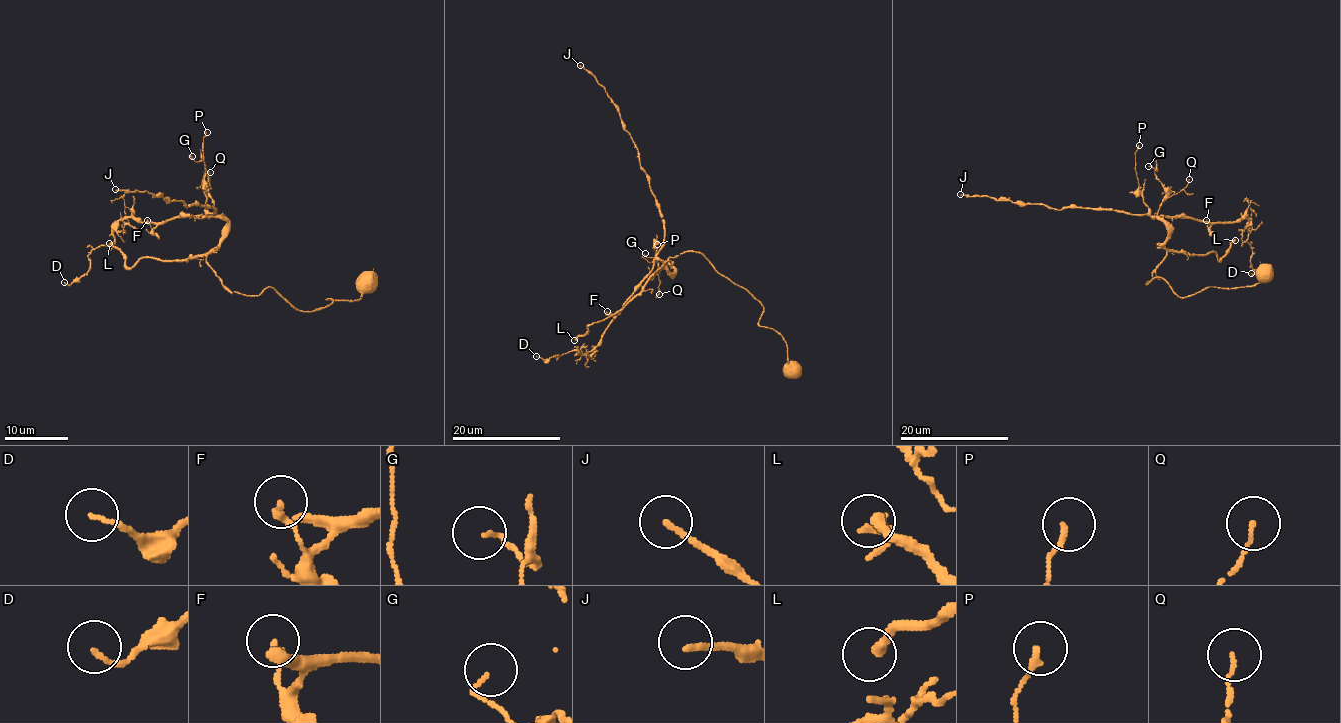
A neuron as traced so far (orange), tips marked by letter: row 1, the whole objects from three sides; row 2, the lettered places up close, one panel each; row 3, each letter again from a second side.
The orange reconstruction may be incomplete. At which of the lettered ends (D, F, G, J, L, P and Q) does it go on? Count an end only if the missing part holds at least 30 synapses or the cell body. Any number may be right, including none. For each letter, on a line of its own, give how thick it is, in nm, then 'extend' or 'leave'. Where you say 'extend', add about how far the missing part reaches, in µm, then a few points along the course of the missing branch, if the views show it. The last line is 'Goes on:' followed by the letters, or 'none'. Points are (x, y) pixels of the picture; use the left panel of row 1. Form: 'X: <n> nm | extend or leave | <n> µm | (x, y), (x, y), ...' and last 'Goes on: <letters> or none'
D: 110 nm | leave
F: 160 nm | leave
G: 100 nm | leave
J: 180 nm | leave
L: 200 nm | extend | 35 µm | (109, 243), (111, 235), (103, 226), (71, 231), (58, 216), (34, 212), (23, 184), (2, 202)
P: 150 nm | leave
Q: 100 nm | leave
Goes on: L

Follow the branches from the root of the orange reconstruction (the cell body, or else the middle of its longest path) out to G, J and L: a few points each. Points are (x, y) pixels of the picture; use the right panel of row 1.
G: (1265, 270), (1251, 286), (1186, 297), (1159, 277), (1146, 283), (1167, 239), (1158, 216), (1166, 187), (1148, 166)
J: (1265, 270), (1251, 286), (1179, 297), (1159, 277), (1146, 283), (1166, 255), (1167, 225), (1158, 217), (960, 194)
L: (1265, 270), (1251, 286), (1186, 297), (1159, 277), (1146, 283), (1169, 251), (1215, 252), (1219, 260), (1235, 240)

